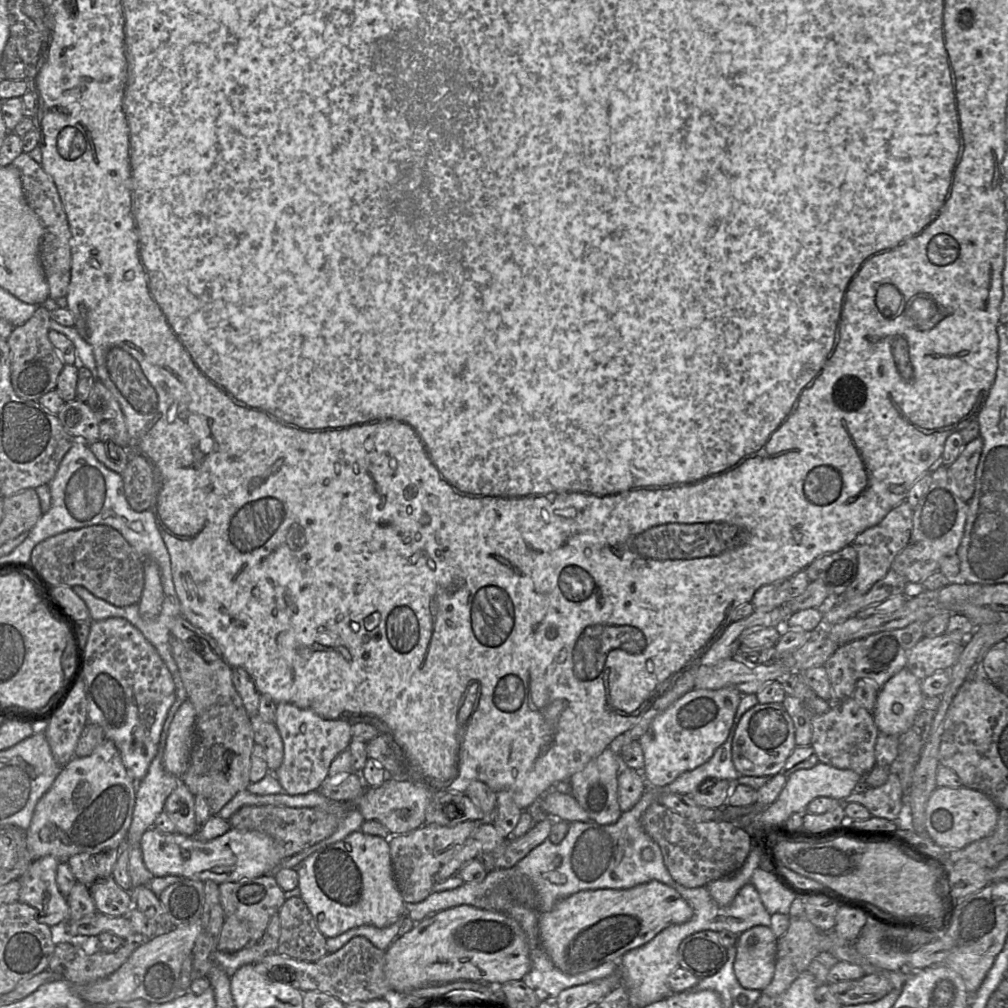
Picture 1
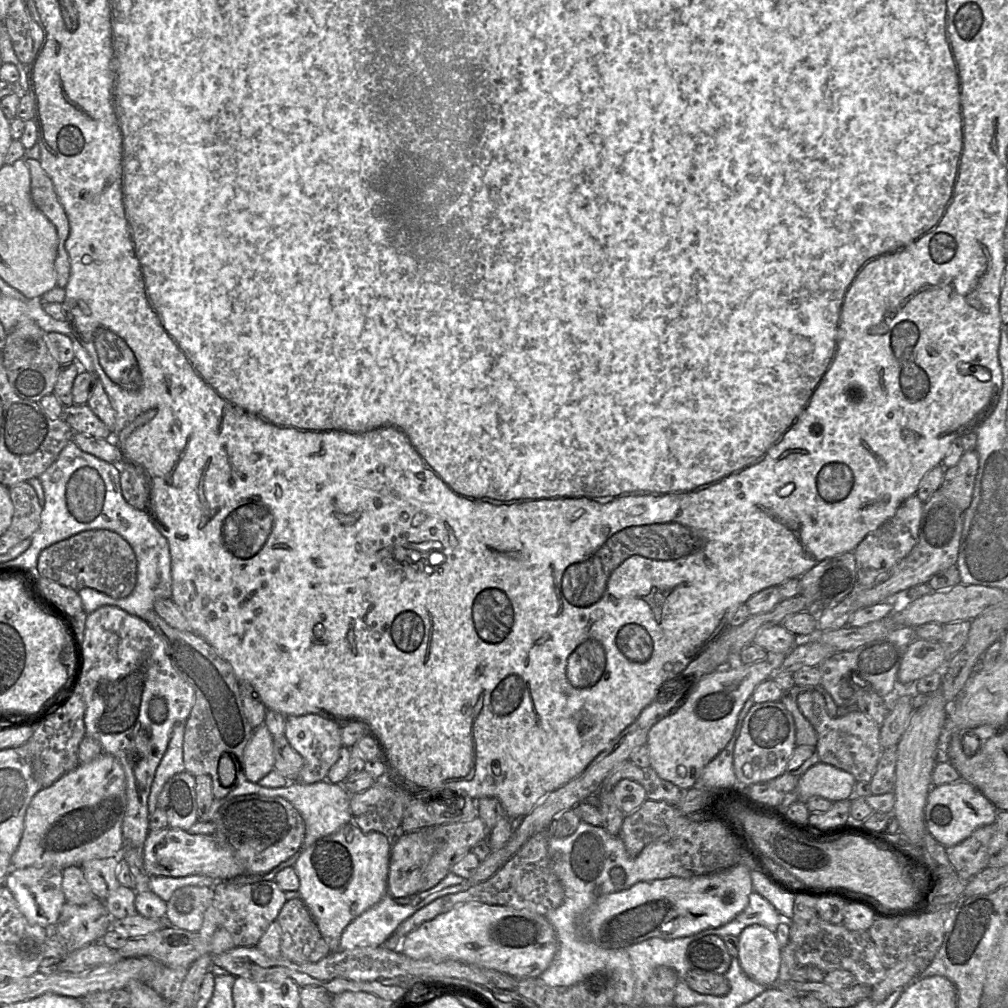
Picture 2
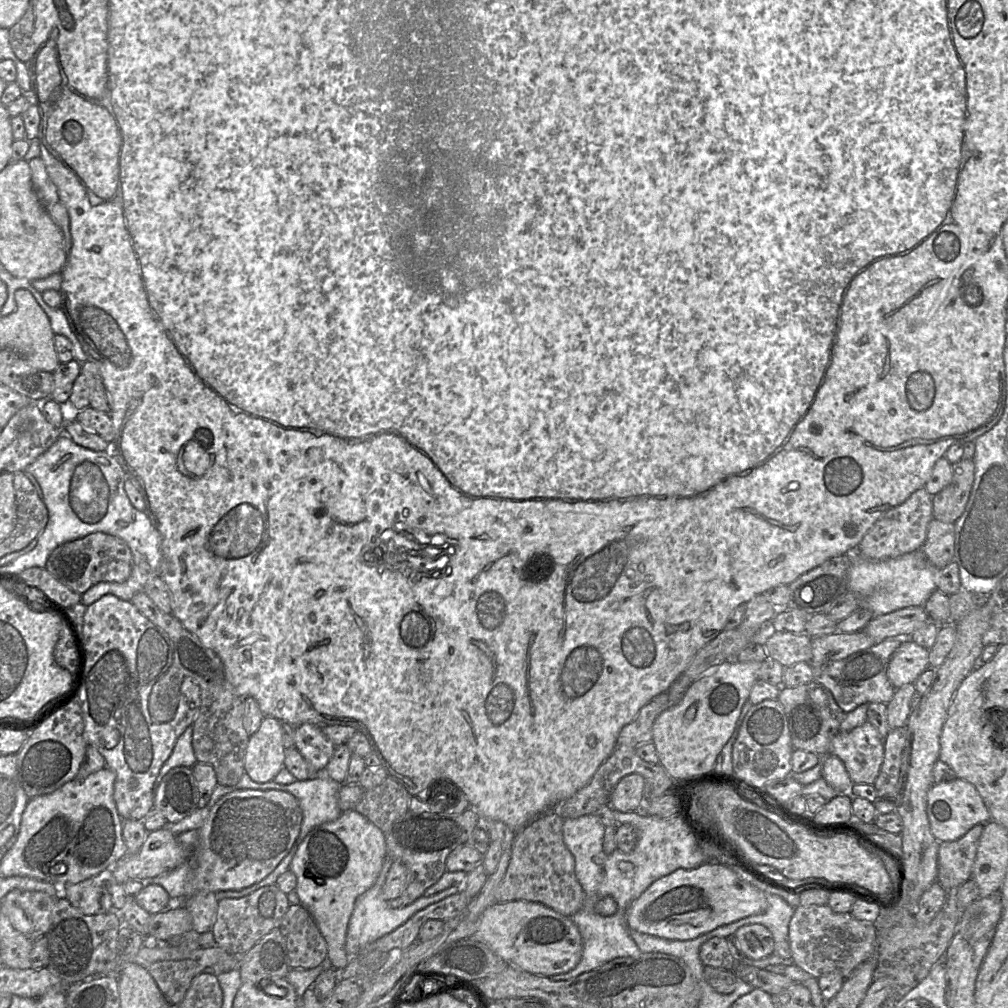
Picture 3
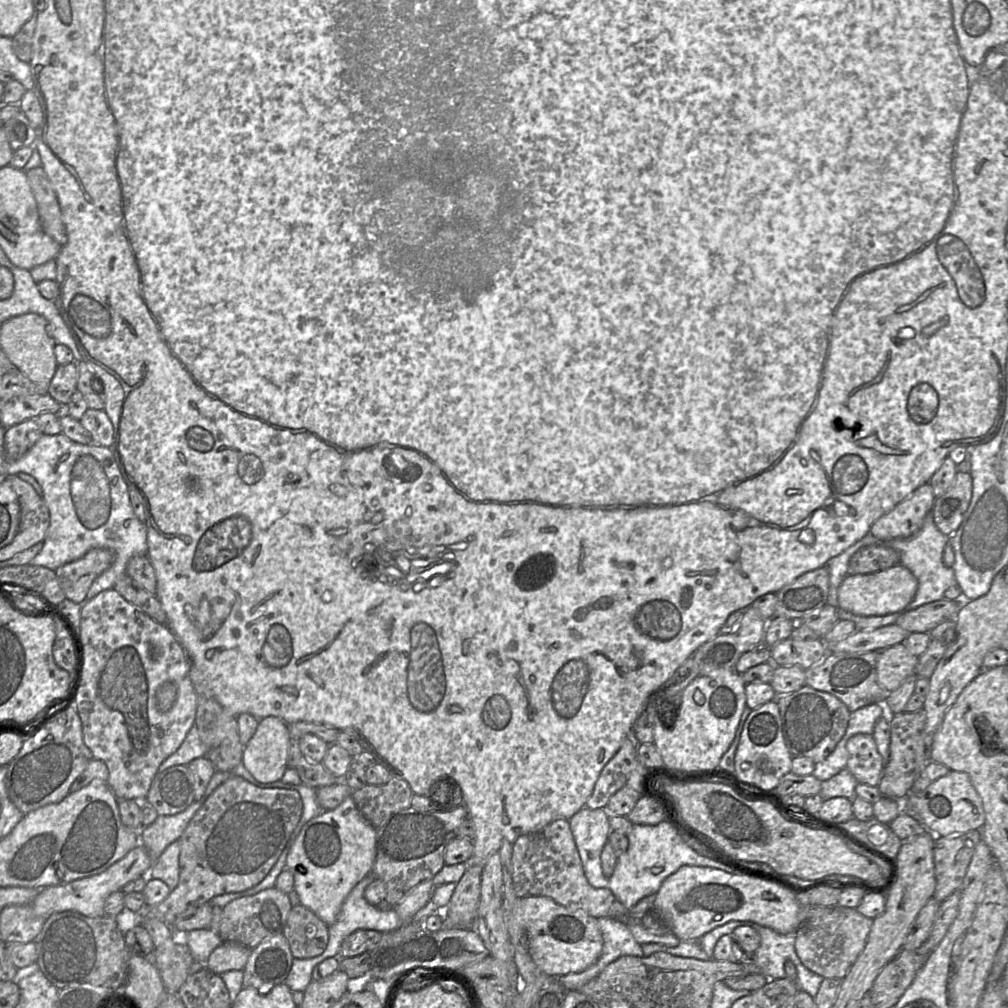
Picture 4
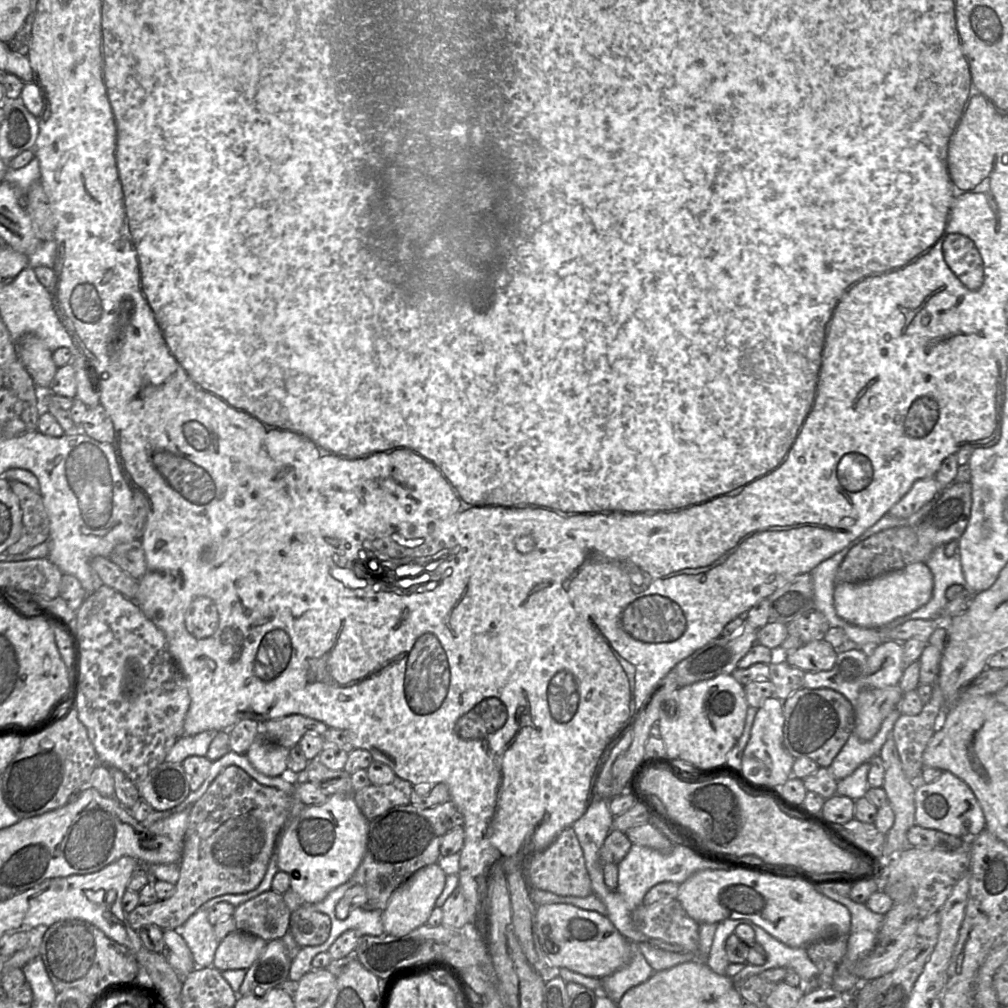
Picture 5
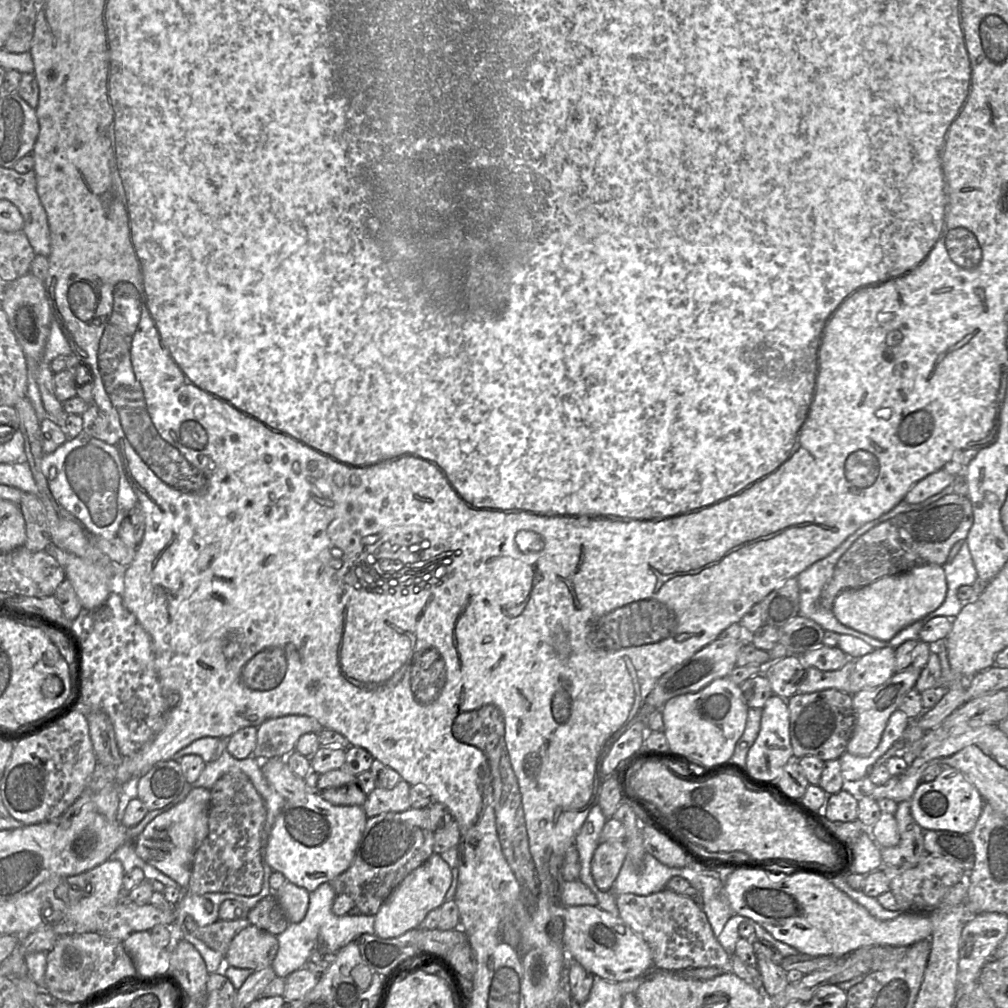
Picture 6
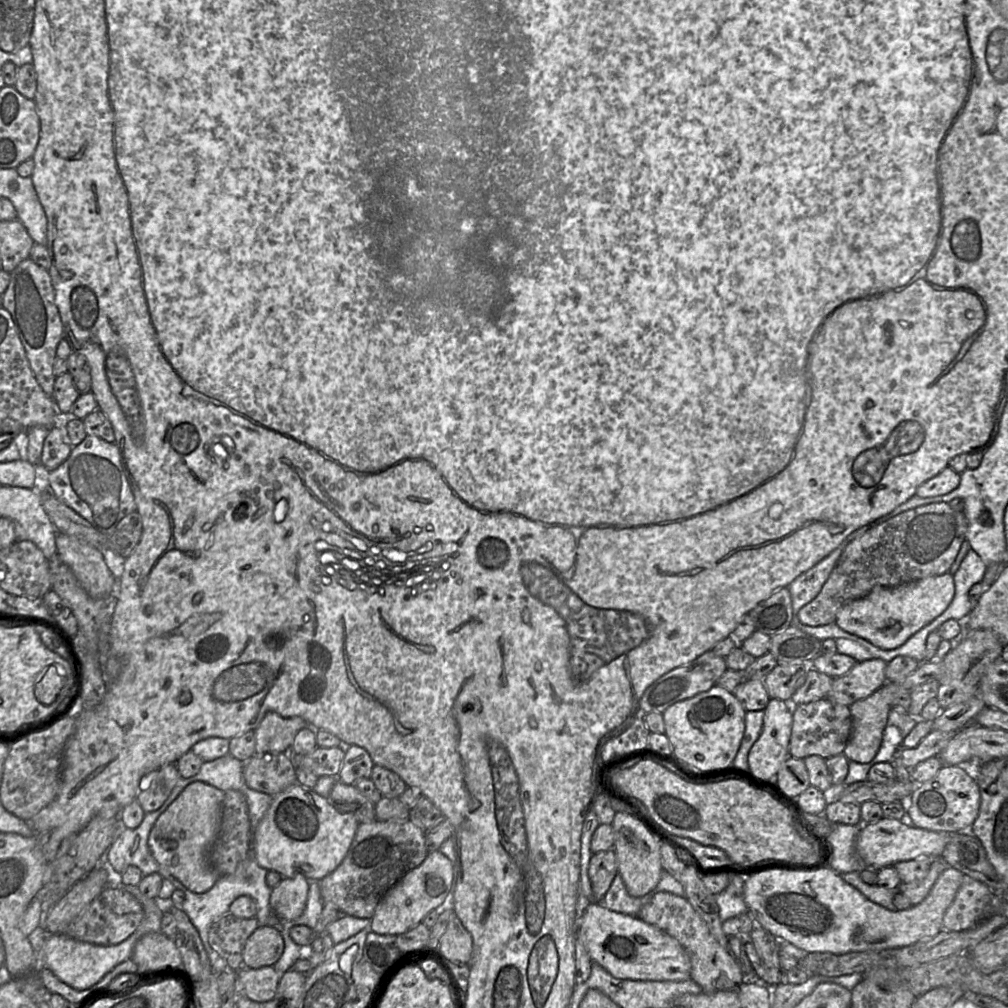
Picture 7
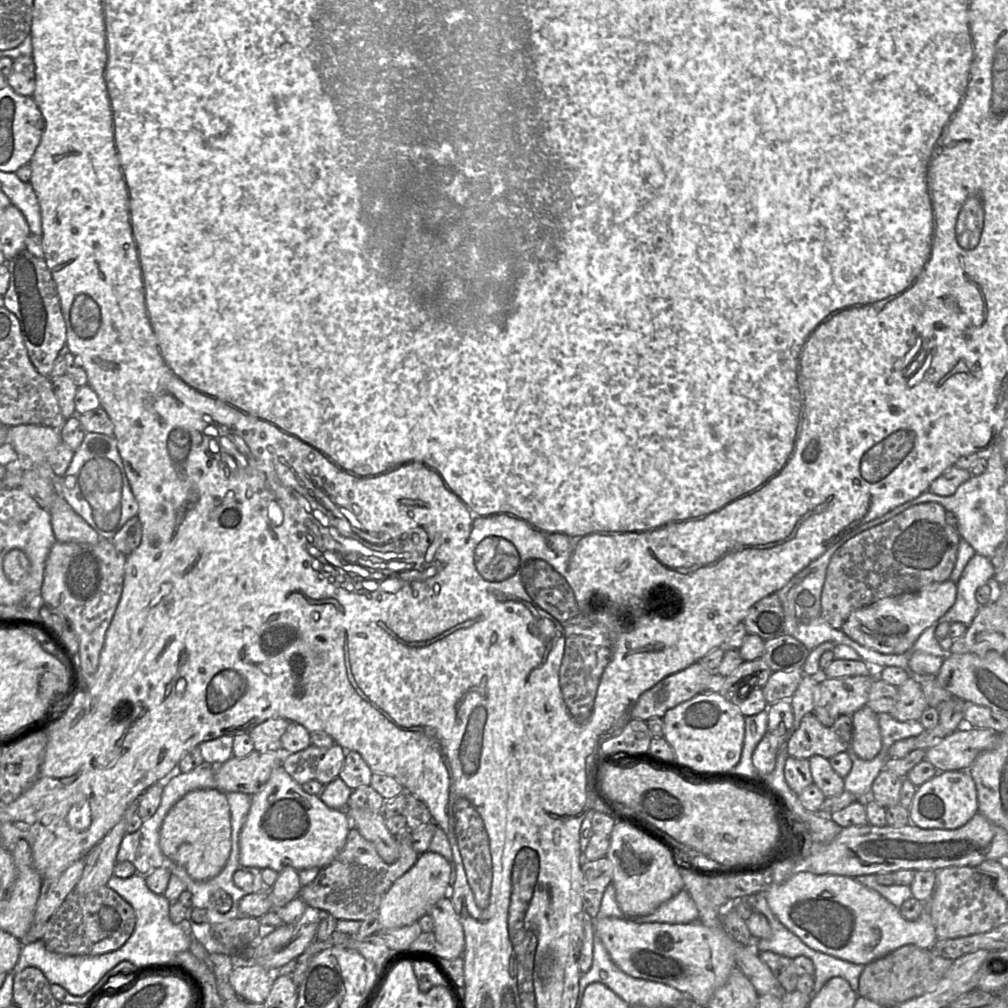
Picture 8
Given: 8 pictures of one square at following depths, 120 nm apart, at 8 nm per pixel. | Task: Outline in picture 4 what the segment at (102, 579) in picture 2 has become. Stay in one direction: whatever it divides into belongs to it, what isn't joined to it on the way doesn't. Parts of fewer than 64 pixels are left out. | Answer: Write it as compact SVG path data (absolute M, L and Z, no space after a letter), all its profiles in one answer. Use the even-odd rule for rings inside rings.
M94 548L81 558L55 570L67 599L83 604L92 582L115 561L115 552L108 548Z

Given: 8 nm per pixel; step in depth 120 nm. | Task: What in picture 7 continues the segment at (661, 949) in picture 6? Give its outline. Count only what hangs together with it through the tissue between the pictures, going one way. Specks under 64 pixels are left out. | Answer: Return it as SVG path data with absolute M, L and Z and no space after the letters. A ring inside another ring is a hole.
M659 892L645 904L637 917L666 932L679 941L691 961L691 979L702 988L704 993L731 990L745 982L742 968L710 933L707 924L697 914L686 897L669 892Z

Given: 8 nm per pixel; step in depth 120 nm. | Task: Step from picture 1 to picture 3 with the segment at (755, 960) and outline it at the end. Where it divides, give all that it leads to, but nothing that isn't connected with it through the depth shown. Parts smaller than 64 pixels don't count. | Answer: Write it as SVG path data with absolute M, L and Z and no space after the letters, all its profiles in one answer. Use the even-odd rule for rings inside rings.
M763 925L742 926L735 932L735 937L746 958L760 960L774 954L775 942L773 936Z

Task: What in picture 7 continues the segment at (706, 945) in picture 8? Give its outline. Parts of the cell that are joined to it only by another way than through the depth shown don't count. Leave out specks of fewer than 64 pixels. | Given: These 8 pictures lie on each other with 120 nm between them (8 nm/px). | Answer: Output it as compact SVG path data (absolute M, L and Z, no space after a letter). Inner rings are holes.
M592 902L577 916L577 940L581 941L593 962L618 979L685 981L691 979L691 961L677 939L637 916L611 911Z

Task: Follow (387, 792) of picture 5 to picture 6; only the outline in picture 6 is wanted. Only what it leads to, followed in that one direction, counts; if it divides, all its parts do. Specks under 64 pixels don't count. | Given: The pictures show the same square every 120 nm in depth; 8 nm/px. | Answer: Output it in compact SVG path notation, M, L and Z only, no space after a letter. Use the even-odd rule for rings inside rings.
M404 779L392 789L376 787L363 805L368 818L387 812L404 812L411 808L409 791L411 785Z

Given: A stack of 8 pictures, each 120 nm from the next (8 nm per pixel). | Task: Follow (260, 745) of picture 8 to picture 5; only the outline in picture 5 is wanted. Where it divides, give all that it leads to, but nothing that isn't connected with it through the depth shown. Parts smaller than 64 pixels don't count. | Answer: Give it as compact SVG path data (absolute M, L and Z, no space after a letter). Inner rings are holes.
M291 714L261 723L260 735L270 742L291 749L299 743L305 733L323 736L328 728L321 721L301 714Z

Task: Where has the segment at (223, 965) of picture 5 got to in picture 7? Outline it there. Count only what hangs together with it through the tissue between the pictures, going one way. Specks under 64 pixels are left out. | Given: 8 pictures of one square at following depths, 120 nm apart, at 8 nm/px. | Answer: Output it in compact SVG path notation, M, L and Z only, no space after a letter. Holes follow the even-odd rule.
M259 926L247 939L243 949L246 968L274 966L284 950L284 940L277 927Z

